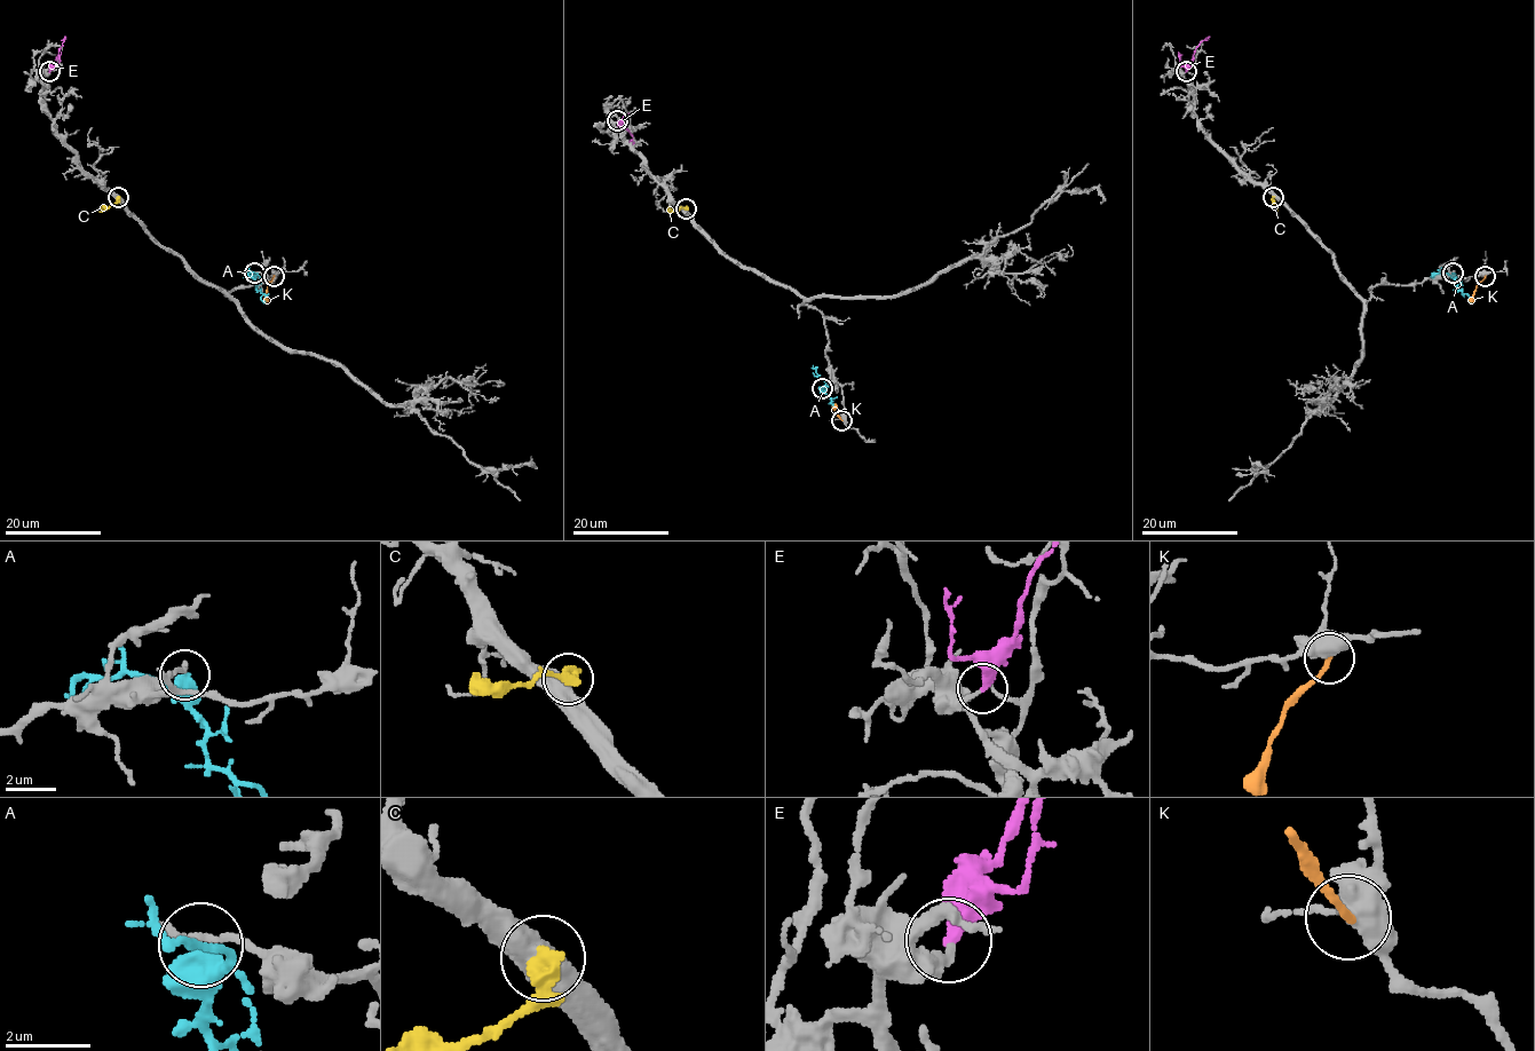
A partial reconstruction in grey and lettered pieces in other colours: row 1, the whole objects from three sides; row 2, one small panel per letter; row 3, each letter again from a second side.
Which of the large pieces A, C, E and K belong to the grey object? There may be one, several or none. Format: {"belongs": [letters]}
{"belongs": ["E"]}

